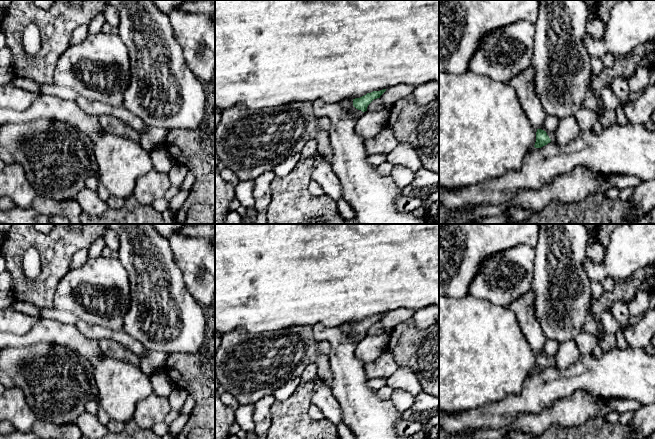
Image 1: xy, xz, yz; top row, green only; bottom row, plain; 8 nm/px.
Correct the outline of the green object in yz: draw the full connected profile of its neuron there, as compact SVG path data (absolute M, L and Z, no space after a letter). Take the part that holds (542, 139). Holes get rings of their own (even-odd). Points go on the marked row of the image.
M544 126L537 129L535 148L541 148L551 141L554 141L554 132L546 131Z

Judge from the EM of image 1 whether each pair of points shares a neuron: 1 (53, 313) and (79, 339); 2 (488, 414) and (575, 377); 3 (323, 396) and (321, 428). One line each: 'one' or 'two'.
1: two
2: one
3: two

